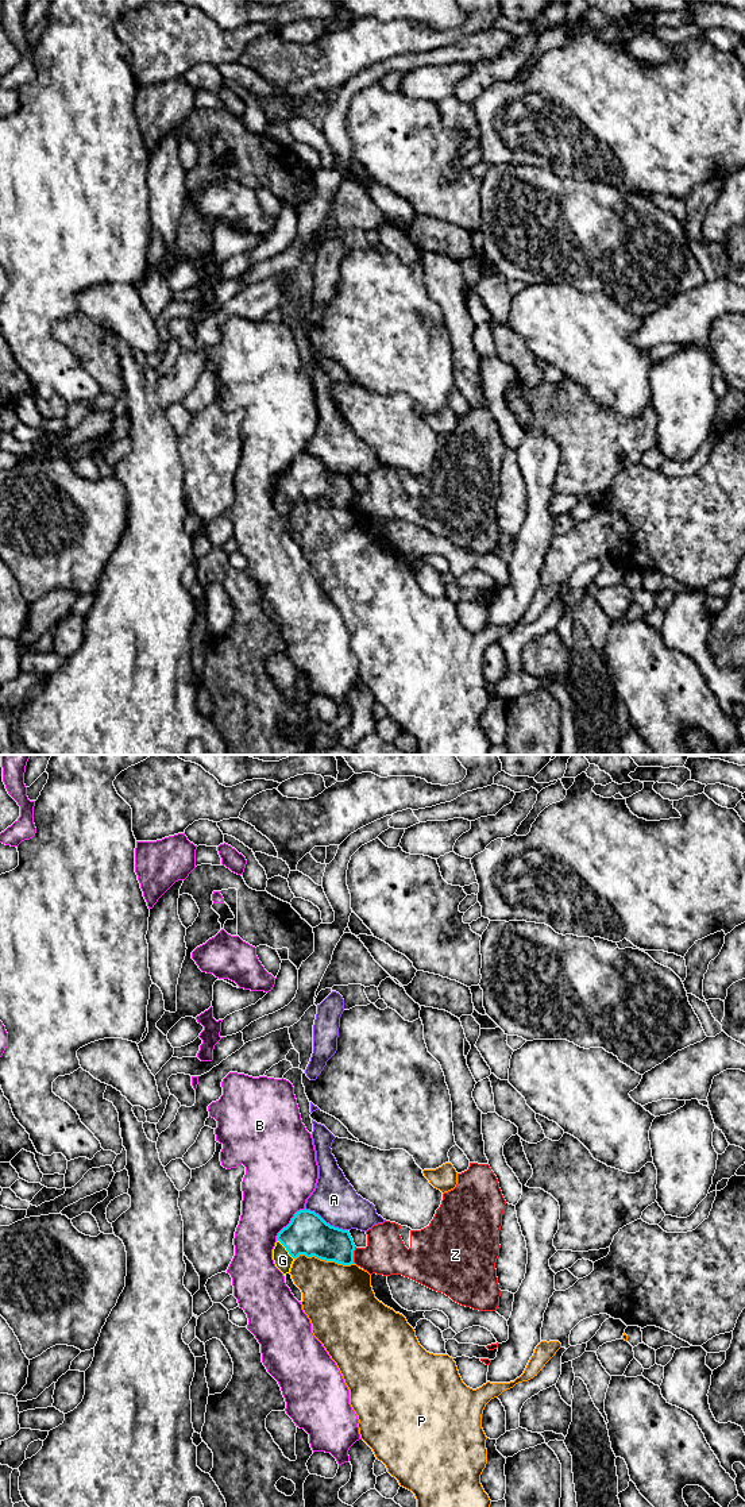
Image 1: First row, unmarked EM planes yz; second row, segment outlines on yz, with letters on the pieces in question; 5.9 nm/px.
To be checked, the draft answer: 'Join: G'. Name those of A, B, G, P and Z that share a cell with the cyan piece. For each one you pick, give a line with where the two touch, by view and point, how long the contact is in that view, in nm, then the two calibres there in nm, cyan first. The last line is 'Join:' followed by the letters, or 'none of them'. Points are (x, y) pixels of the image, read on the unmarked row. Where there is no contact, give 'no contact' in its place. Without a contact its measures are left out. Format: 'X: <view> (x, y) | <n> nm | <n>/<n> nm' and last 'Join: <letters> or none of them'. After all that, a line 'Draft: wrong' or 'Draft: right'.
G: yz (286, 493) | 160 nm | 240/110 nm
Join: G
Draft: right

